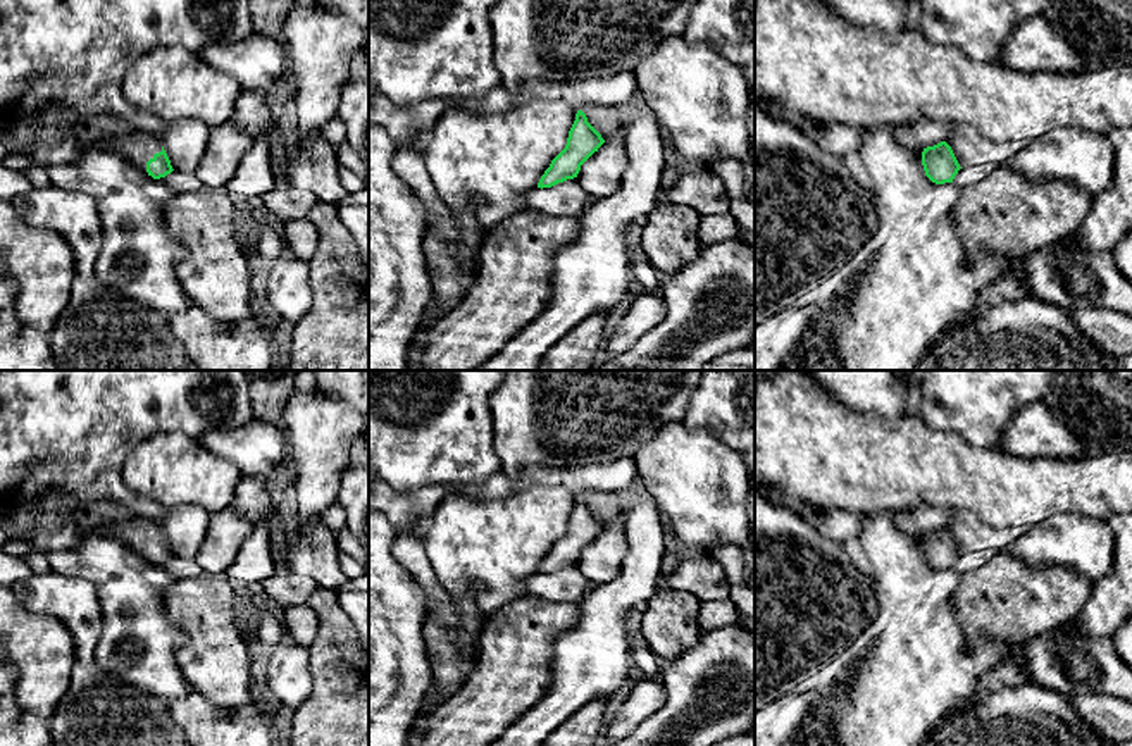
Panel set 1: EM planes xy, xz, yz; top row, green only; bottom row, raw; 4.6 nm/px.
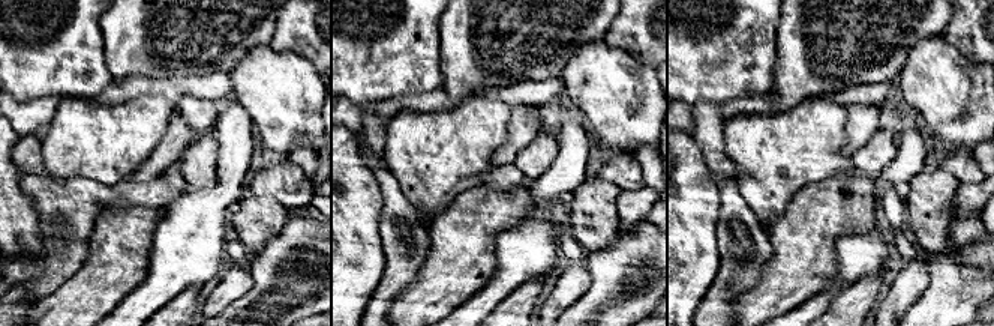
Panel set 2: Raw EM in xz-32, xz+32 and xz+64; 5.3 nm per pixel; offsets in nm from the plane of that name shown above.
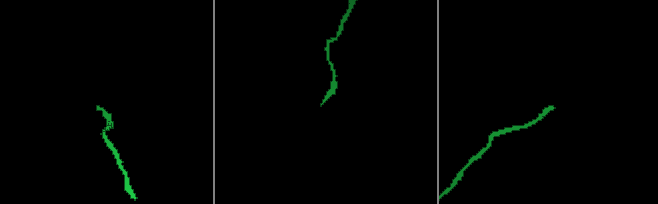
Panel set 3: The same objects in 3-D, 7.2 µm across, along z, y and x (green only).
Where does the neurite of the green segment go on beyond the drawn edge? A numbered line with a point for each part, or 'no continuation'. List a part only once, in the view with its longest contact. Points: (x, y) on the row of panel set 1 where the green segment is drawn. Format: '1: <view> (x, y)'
1: xy (100, 130)

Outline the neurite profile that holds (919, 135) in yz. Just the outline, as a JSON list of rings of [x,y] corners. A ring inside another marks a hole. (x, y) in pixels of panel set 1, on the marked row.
[[[917,121],[898,126],[898,141],[906,148],[924,150],[946,141],[955,129],[953,122]]]

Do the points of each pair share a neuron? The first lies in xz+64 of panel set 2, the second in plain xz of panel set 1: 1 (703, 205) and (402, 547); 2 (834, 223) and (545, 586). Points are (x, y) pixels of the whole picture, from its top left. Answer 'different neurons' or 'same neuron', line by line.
1: different neurons
2: different neurons

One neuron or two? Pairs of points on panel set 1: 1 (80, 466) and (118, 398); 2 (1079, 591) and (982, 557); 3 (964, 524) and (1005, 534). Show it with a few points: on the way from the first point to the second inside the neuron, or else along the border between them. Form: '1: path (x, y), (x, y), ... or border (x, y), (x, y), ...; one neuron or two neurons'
1: path (80, 448), (80, 436), (100, 416); one neuron
2: border (998, 552), (962, 576); two neurons
3: path (974, 534), (995, 534); one neuron

